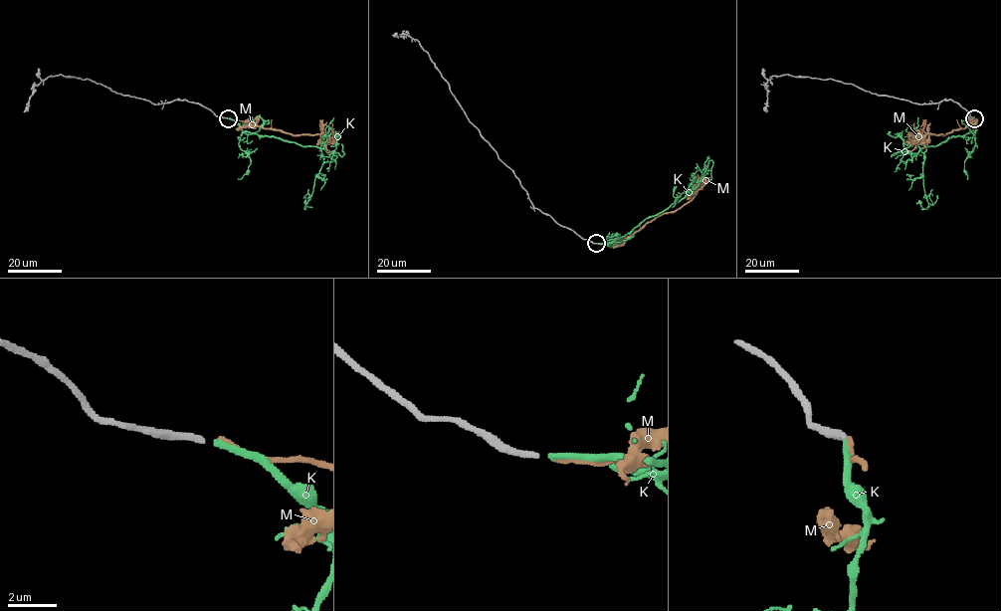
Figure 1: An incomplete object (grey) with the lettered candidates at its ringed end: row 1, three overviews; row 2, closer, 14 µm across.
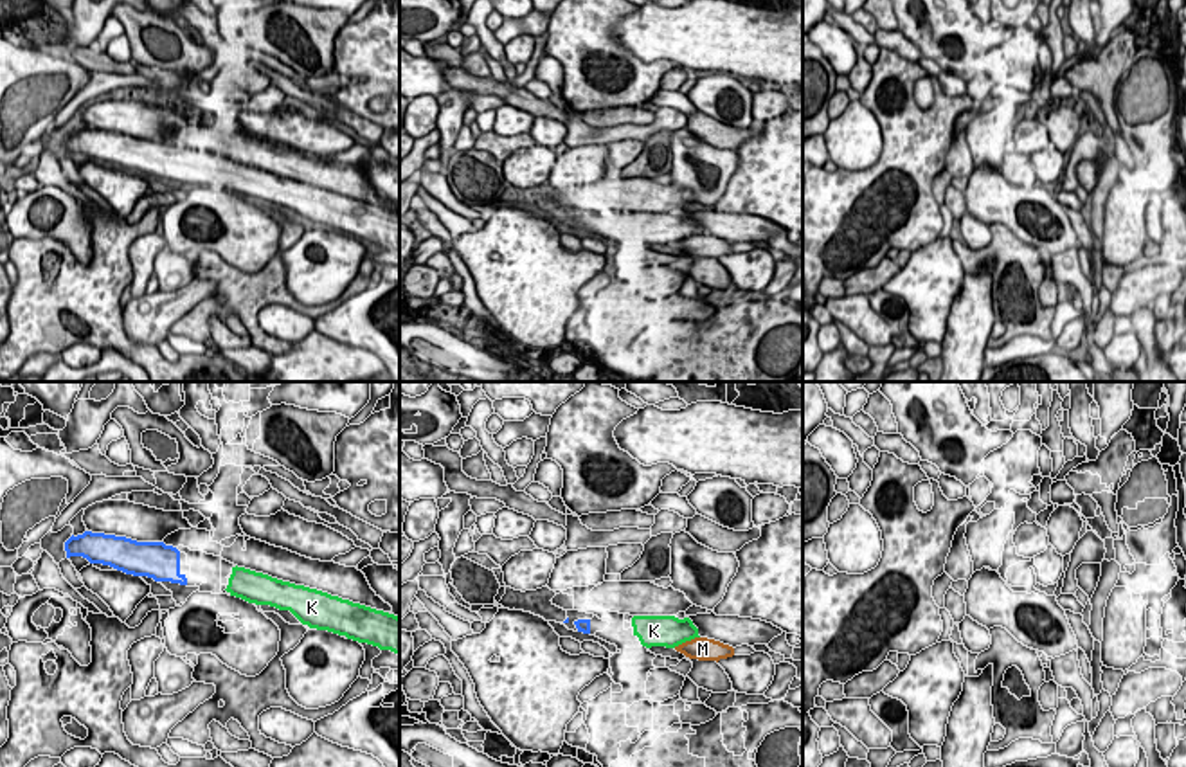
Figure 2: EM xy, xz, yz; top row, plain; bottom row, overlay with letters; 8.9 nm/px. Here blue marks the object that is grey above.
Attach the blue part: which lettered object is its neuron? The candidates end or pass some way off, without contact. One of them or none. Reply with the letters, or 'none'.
K

